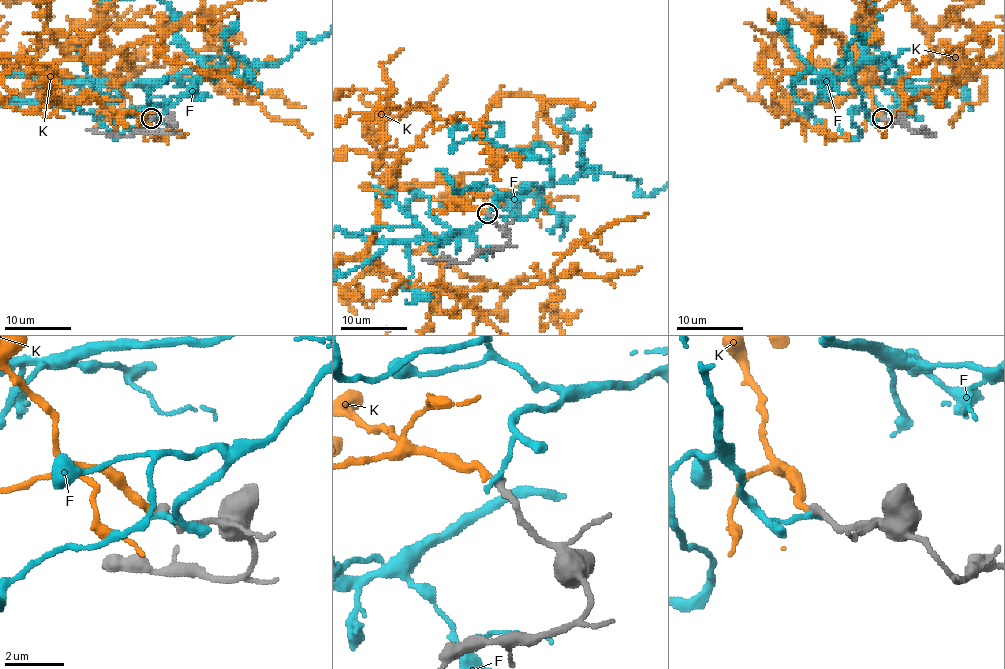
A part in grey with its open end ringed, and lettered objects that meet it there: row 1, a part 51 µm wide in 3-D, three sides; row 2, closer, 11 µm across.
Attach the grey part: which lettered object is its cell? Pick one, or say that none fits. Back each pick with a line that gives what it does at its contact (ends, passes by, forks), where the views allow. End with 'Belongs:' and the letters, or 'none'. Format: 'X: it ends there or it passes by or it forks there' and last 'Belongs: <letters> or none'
K: it ends there
Belongs: K

